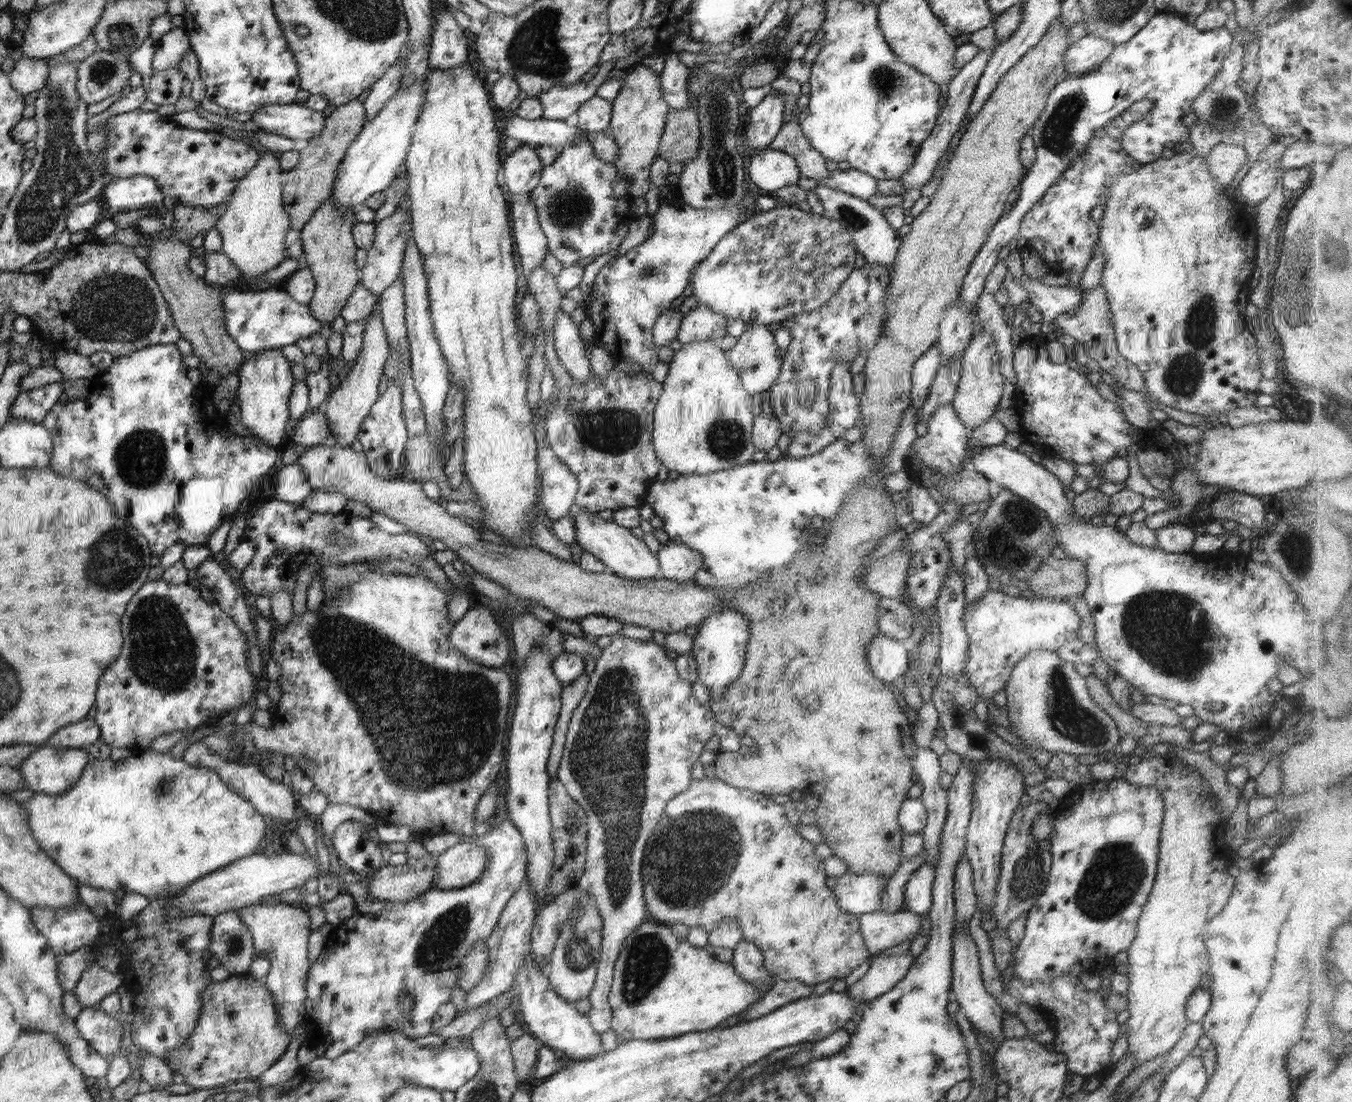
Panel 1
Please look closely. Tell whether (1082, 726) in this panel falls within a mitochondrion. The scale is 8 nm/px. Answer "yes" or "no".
yes

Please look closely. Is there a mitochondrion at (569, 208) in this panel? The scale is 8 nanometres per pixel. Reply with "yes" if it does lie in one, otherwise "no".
yes

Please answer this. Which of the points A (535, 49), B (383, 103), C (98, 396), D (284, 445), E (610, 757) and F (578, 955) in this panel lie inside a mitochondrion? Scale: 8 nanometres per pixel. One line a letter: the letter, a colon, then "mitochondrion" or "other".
A: mitochondrion
B: other
C: other
D: other
E: mitochondrion
F: mitochondrion

